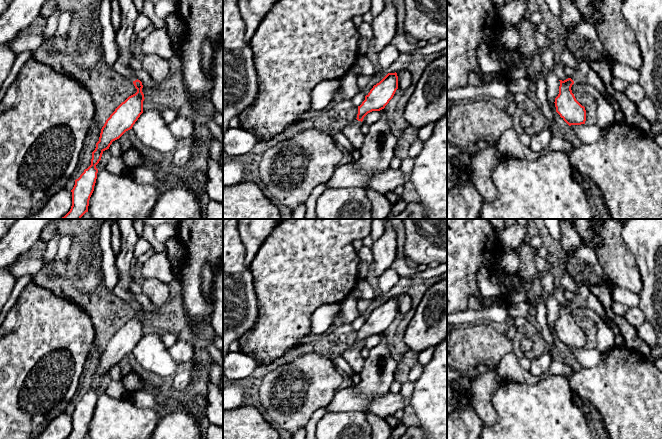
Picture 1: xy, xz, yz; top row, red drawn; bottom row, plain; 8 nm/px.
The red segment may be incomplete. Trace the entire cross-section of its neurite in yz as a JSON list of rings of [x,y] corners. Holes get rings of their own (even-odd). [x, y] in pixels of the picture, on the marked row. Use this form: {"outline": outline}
{"outline": [[[577,60],[578,68],[574,70],[571,78],[560,81],[559,94],[555,98],[556,112],[569,125],[581,125],[586,121],[586,110],[575,98],[571,87],[576,84],[587,84],[594,86],[602,97],[608,101],[606,87],[600,77],[592,70],[590,65]]]}

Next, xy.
{"outline": [[[118,0],[121,8],[121,26],[116,32],[116,42],[119,57],[113,68],[120,75],[131,81],[137,92],[122,102],[106,120],[101,129],[99,141],[92,152],[91,165],[84,170],[72,192],[72,206],[70,211],[61,219],[81,219],[88,212],[89,200],[94,191],[98,169],[96,165],[101,160],[102,154],[109,149],[113,141],[119,139],[126,131],[132,129],[135,122],[143,113],[144,94],[142,82],[131,71],[131,38],[134,35],[135,21],[139,15],[133,0]]]}

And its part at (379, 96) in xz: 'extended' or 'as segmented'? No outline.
extended

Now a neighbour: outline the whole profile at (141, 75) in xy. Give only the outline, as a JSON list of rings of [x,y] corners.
[[[131,68],[131,71],[134,73],[136,78],[140,80],[144,87],[149,89],[154,89],[157,85],[151,80],[149,74],[145,72],[143,69],[136,71]]]

